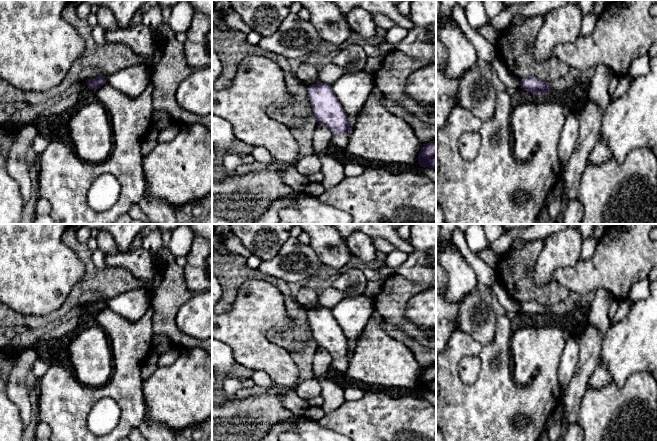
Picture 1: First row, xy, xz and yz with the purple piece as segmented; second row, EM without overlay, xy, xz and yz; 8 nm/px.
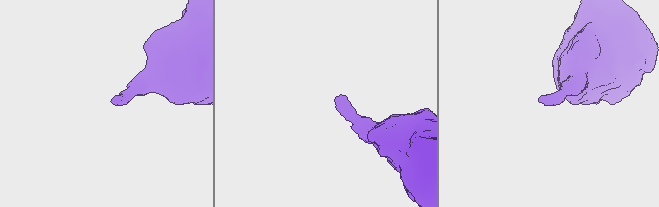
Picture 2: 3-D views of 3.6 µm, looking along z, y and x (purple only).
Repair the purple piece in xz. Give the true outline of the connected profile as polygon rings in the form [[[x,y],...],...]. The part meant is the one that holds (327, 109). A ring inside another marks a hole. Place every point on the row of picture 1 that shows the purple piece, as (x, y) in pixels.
[[[321,82],[310,85],[308,97],[318,124],[325,125],[333,136],[350,134],[351,122],[331,85]]]

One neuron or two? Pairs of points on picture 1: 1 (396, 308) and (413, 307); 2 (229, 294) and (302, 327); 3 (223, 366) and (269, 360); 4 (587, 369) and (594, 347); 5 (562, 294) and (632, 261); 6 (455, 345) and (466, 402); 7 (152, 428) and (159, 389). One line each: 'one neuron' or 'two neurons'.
1: two neurons
2: one neuron
3: two neurons
4: one neuron
5: two neurons
6: one neuron
7: two neurons

